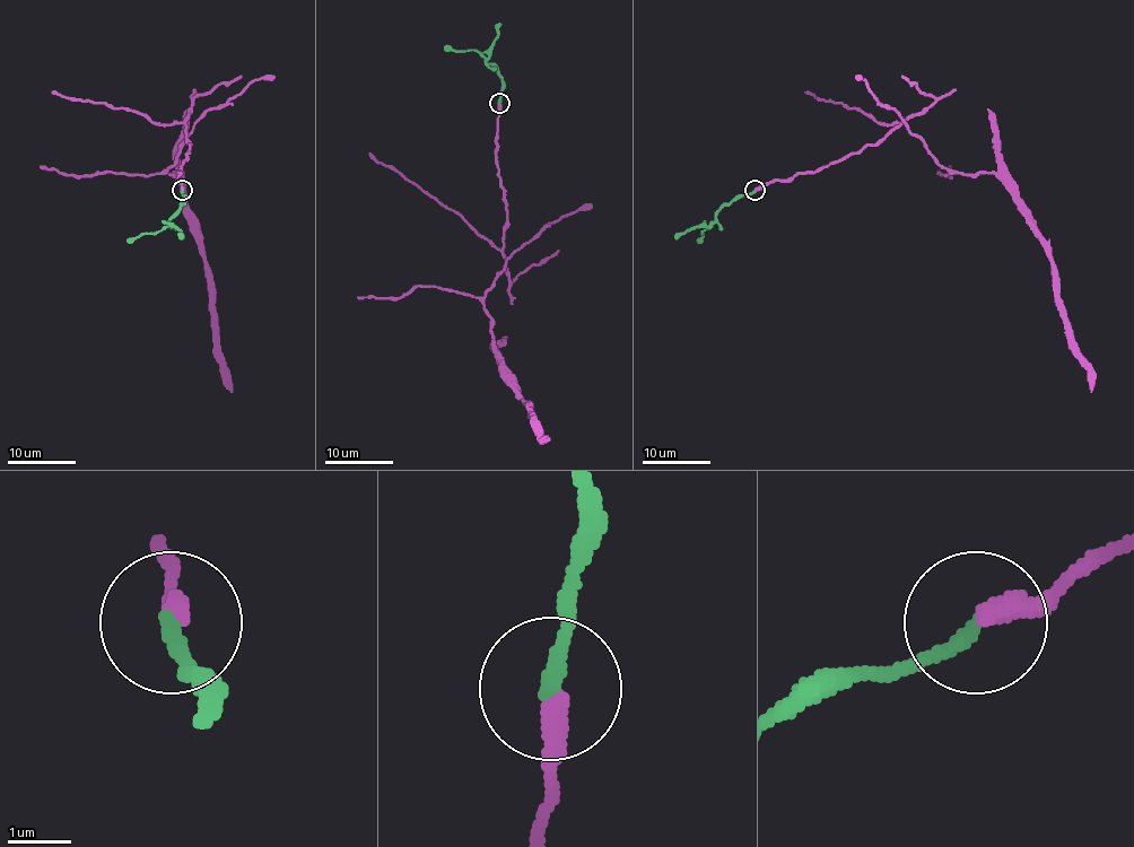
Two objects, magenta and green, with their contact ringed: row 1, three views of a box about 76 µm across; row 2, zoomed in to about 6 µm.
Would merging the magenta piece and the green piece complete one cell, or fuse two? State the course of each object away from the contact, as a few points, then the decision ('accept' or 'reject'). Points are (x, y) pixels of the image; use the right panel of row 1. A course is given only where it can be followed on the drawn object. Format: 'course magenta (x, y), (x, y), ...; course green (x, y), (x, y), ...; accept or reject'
course magenta (757, 190), (879, 145), (906, 119), (948, 169), (993, 173), (1012, 192), (1052, 262), (1055, 300), (1090, 391); course green (755, 190), (729, 202), (701, 233), (700, 242); accept

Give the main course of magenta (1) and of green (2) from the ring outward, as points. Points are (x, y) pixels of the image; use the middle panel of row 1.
1: (498, 105), (497, 166), (505, 199), (505, 254), (512, 254), (483, 307), (491, 320), (500, 365), (549, 438)
2: (498, 103), (502, 77), (491, 63), (474, 50), (444, 49)

